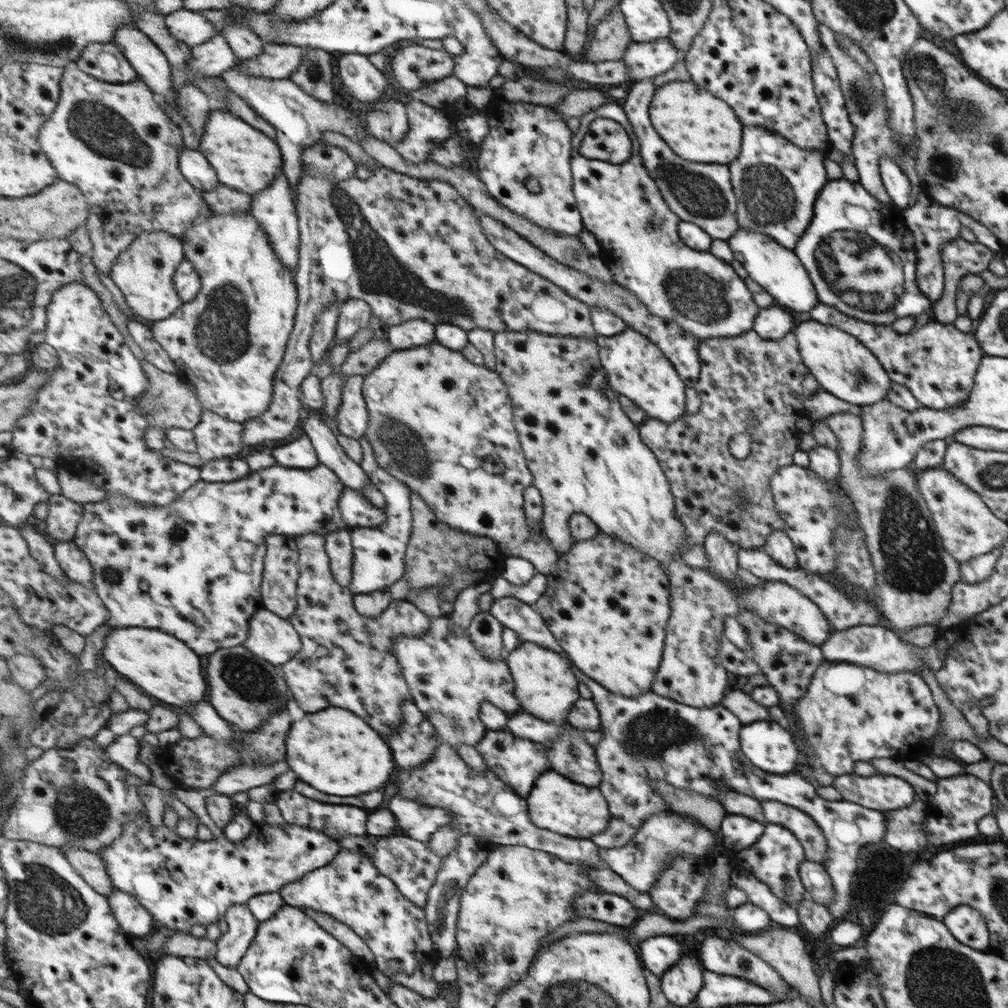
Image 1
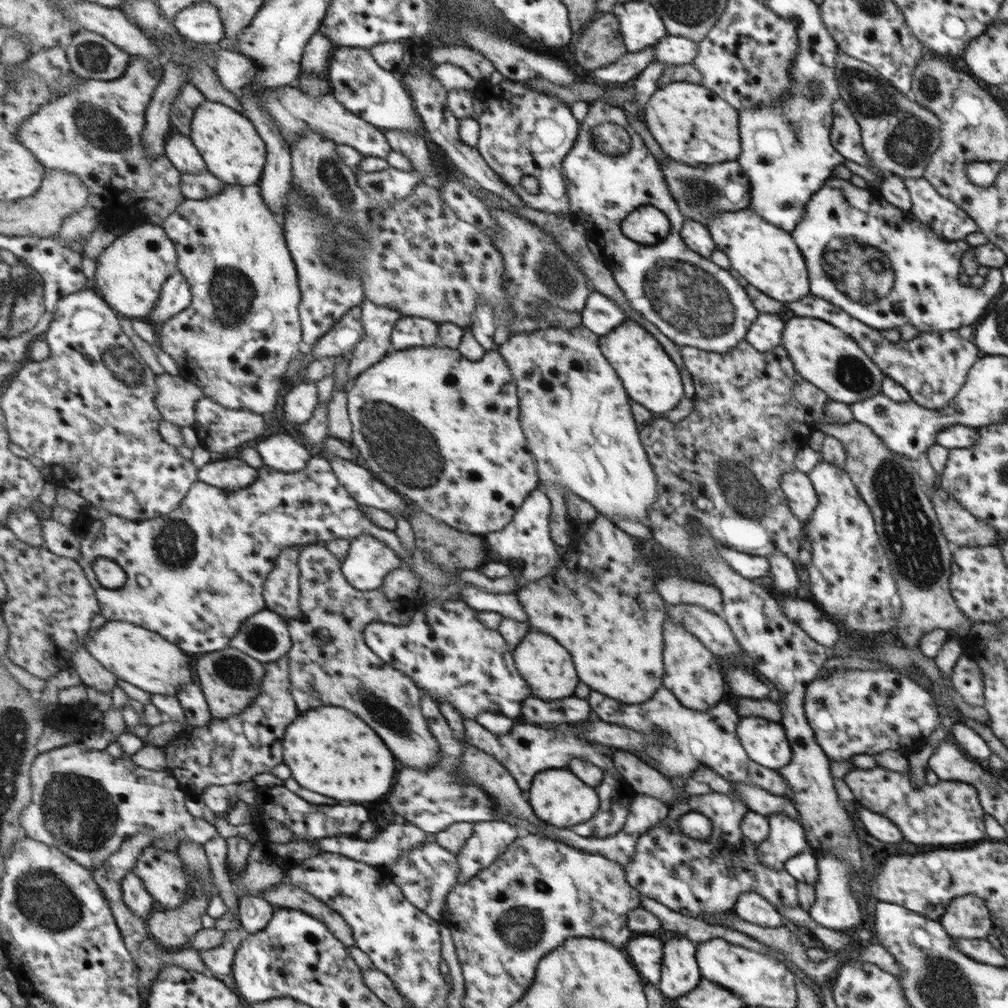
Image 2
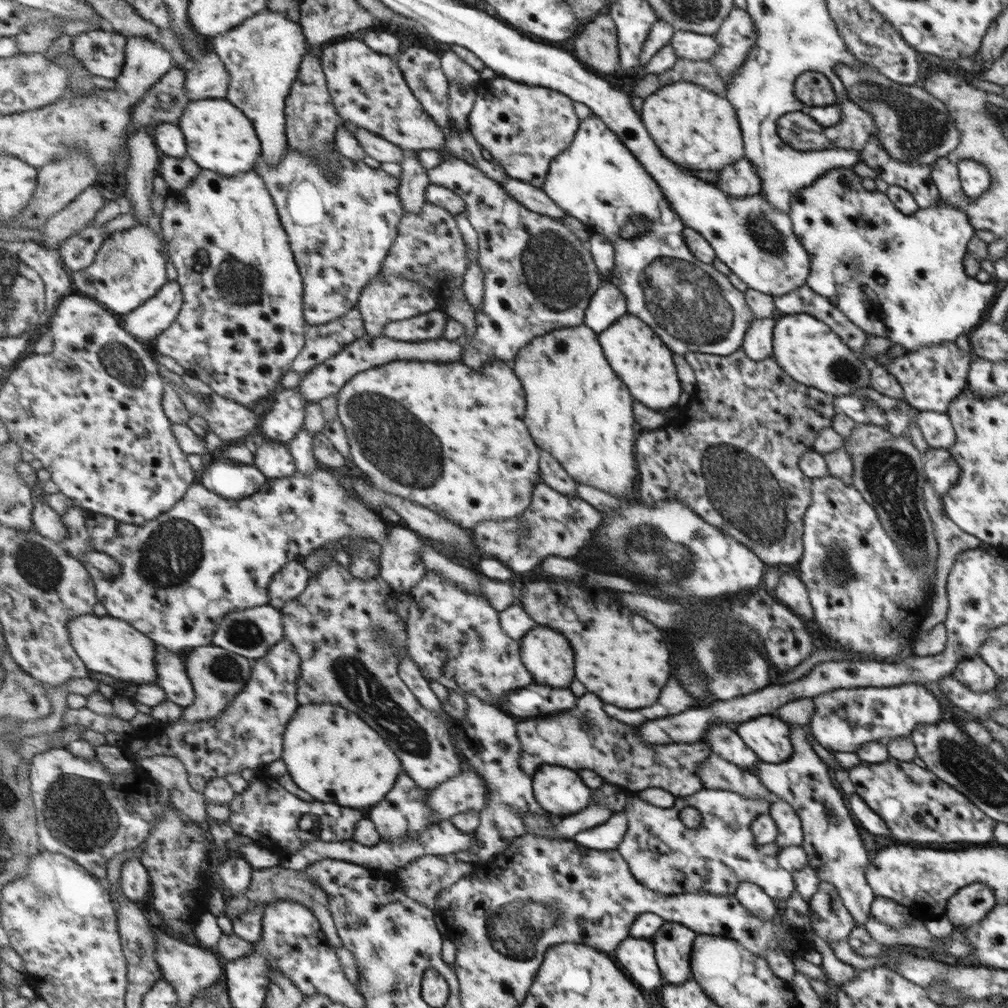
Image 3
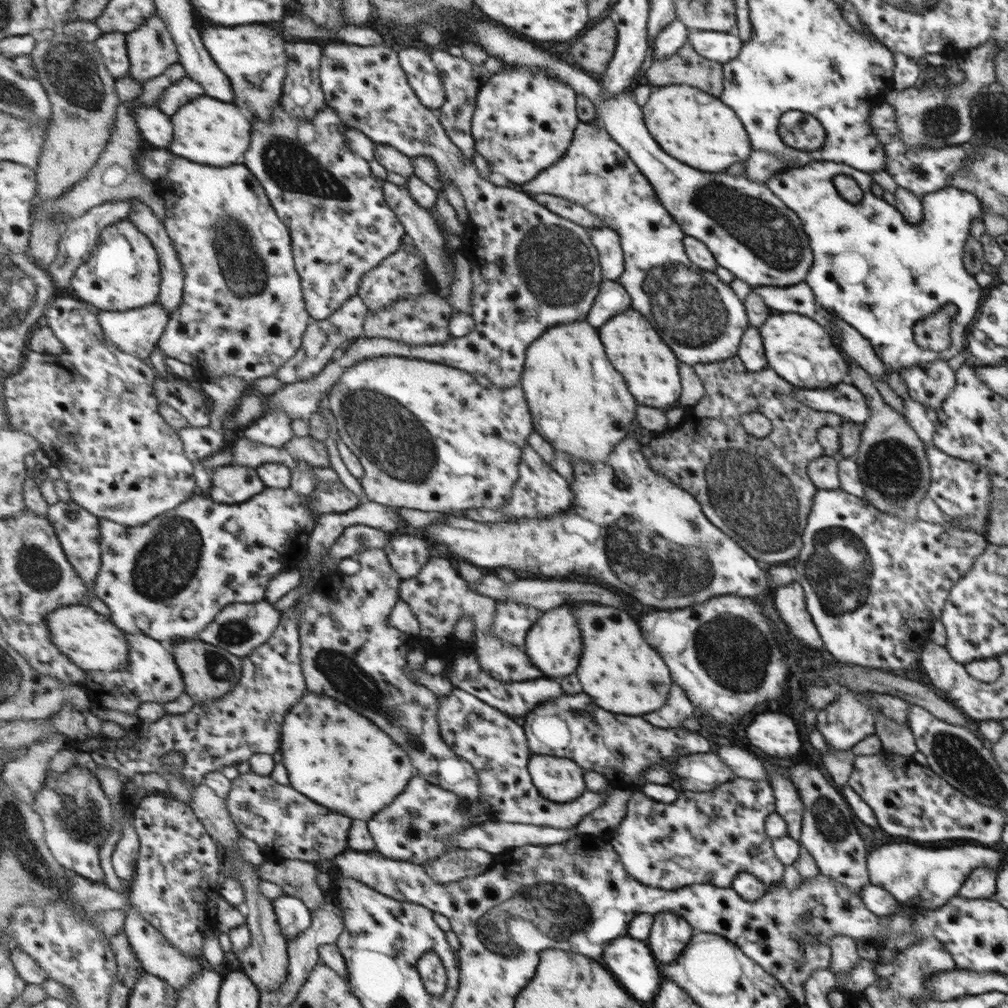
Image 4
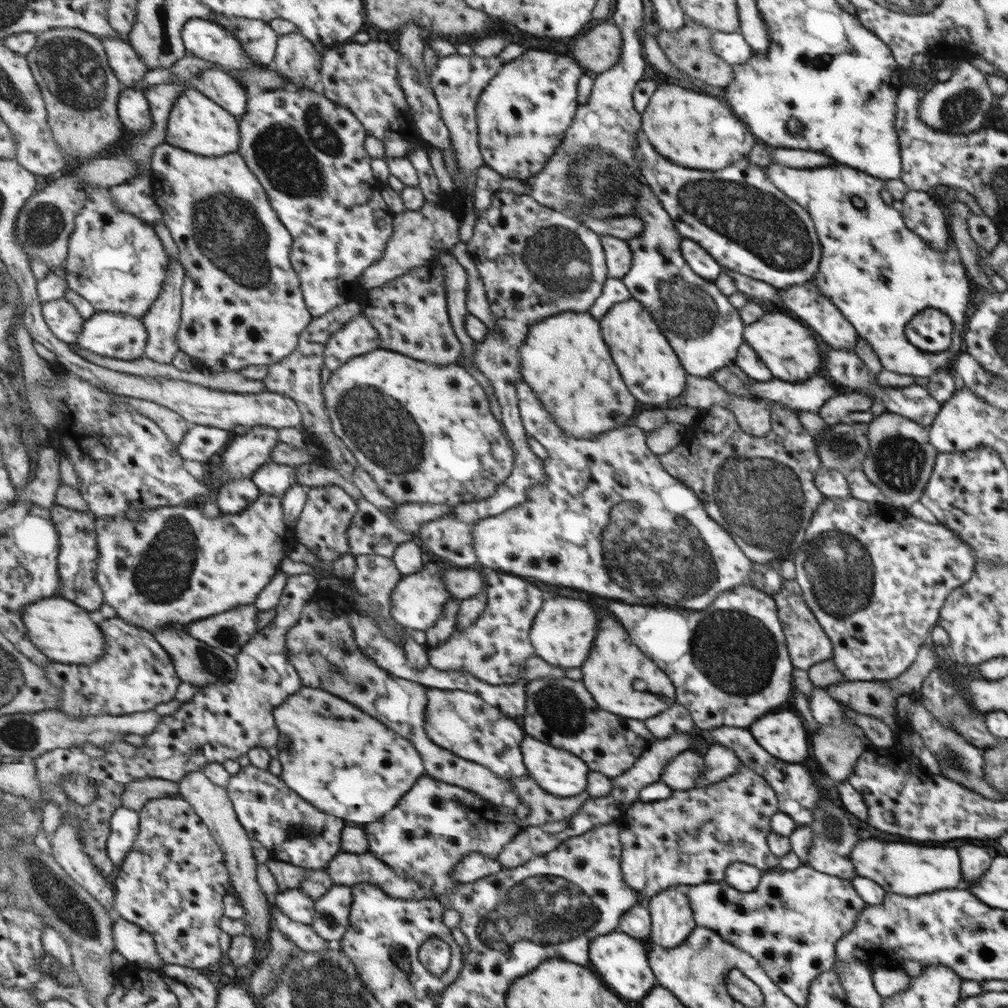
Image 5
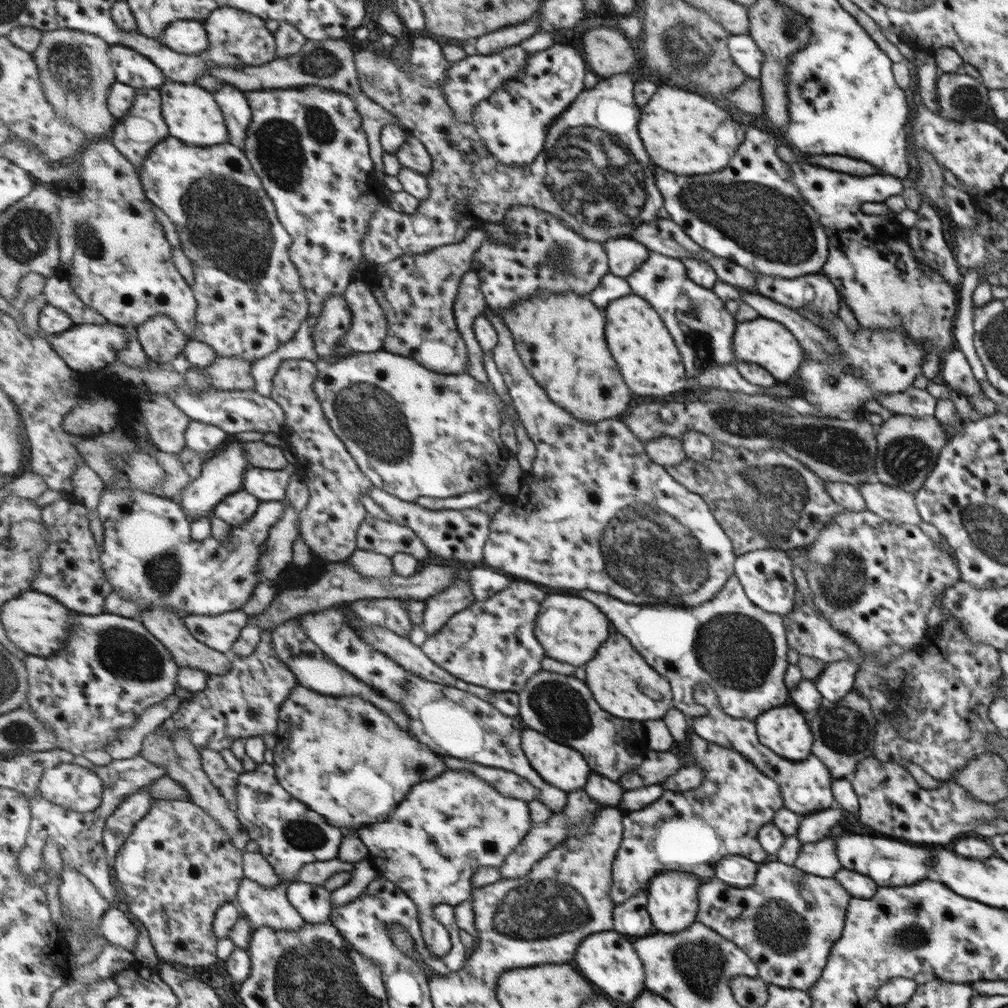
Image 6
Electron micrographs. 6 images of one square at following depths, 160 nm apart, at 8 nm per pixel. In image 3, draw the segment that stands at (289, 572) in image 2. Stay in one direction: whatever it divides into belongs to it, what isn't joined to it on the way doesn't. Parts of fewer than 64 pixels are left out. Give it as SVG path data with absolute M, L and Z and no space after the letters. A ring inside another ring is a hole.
M297 559L290 560L275 576L269 586L269 604L280 611L301 596L310 581L310 570Z

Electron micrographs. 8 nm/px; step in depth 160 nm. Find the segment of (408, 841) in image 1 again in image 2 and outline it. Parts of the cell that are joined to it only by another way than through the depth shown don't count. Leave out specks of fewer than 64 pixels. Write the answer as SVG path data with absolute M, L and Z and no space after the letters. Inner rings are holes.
M436 840L427 841L413 850L405 851L388 871L399 888L402 888L407 900L423 909L434 920L440 921L443 918L441 914L446 909L447 895L453 890L460 873L458 855Z

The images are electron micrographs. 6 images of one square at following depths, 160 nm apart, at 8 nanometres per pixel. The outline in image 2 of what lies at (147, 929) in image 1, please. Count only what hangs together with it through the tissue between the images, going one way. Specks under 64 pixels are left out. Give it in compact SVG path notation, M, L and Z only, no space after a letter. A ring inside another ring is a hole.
M134 869L123 878L122 889L125 904L134 914L147 920L153 913L155 899L149 894L143 879L139 878Z

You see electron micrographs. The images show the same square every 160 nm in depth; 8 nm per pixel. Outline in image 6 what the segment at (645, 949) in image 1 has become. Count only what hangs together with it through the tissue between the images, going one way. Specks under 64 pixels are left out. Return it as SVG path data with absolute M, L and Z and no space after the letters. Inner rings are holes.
M611 930L589 935L578 950L577 968L583 972L583 976L587 976L587 980L591 980L603 994L611 996L613 1000L631 1004L645 990L645 966L634 946L621 933Z

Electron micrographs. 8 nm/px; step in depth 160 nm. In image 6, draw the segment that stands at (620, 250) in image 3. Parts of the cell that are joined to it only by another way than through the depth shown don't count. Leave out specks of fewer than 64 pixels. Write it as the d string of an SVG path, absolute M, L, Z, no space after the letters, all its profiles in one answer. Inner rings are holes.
M649 250L649 258L624 279L631 290L635 288L637 296L651 300L651 304L659 308L659 316L667 320L667 328L671 328L671 336L676 340L679 352L683 352L681 357L689 376L699 374L712 364L734 364L733 336L737 321L711 289L690 279L682 260Z

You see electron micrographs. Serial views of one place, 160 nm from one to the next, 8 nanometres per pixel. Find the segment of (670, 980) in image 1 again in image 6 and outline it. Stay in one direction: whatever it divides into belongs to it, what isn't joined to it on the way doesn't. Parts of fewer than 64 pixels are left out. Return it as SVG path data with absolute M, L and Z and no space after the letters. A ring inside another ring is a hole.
M662 870L653 876L648 882L646 893L646 911L651 920L652 929L656 932L685 931L697 920L698 914L698 891L703 879L689 872L679 870Z

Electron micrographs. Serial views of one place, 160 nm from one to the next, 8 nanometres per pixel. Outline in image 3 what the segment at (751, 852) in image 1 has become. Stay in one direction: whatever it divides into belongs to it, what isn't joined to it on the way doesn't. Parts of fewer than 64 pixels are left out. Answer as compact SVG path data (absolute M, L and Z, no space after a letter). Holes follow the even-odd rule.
M775 796L775 800L770 803L768 815L778 827L778 836L773 842L777 850L782 846L800 846L802 843L801 820L788 801Z

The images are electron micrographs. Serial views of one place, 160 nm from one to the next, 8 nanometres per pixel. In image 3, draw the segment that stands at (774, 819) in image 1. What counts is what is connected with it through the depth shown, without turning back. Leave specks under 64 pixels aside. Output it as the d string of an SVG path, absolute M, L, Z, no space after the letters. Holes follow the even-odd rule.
M714 754L702 763L697 776L702 782L702 789L726 789L745 797L767 800L769 803L775 800L775 796L767 790L757 776Z

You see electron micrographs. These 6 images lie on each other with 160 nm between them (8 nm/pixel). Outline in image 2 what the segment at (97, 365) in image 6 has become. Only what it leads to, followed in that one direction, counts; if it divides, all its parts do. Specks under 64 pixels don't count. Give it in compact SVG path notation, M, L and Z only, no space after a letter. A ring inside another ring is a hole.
M178 270L163 285L162 296L157 304L157 309L151 313L151 317L147 317L145 320L156 327L161 326L181 312L186 311L191 305L193 296L190 281Z

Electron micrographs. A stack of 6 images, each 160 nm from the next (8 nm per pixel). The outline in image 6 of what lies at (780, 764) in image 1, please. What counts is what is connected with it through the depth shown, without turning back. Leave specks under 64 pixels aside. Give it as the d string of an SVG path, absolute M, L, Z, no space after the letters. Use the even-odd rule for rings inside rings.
M793 705L768 709L752 722L759 742L777 756L795 762L809 756L811 732Z

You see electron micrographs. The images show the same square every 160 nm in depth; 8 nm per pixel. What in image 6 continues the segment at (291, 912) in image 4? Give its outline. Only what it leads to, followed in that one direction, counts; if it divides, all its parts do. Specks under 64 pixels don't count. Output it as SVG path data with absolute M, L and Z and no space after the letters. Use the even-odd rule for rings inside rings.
M295 880L291 882L287 896L306 922L330 922L334 905L333 891L329 888Z

